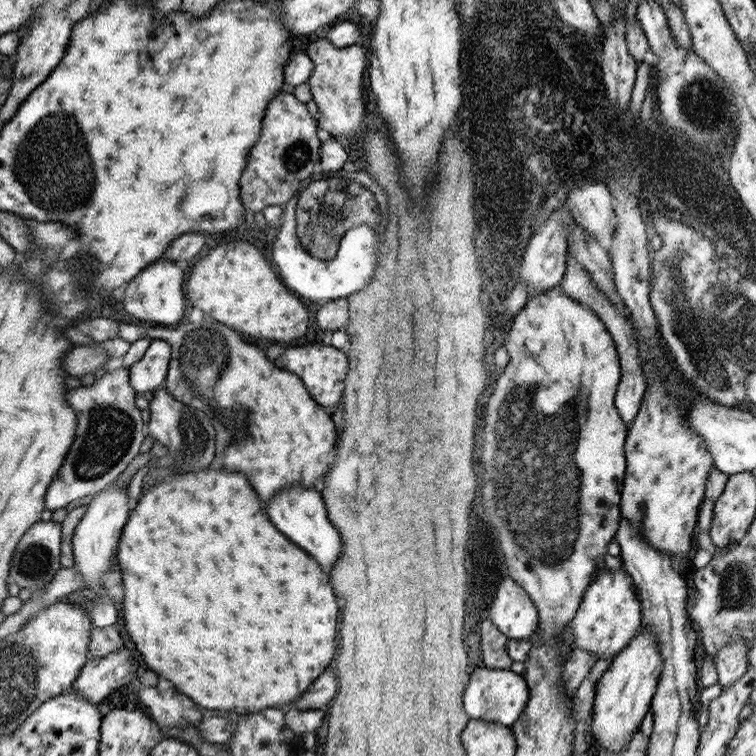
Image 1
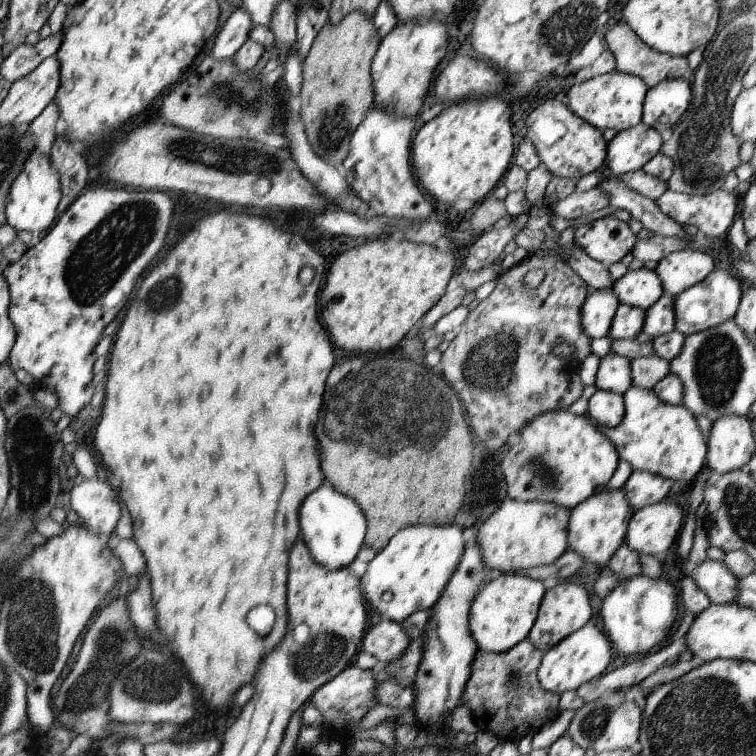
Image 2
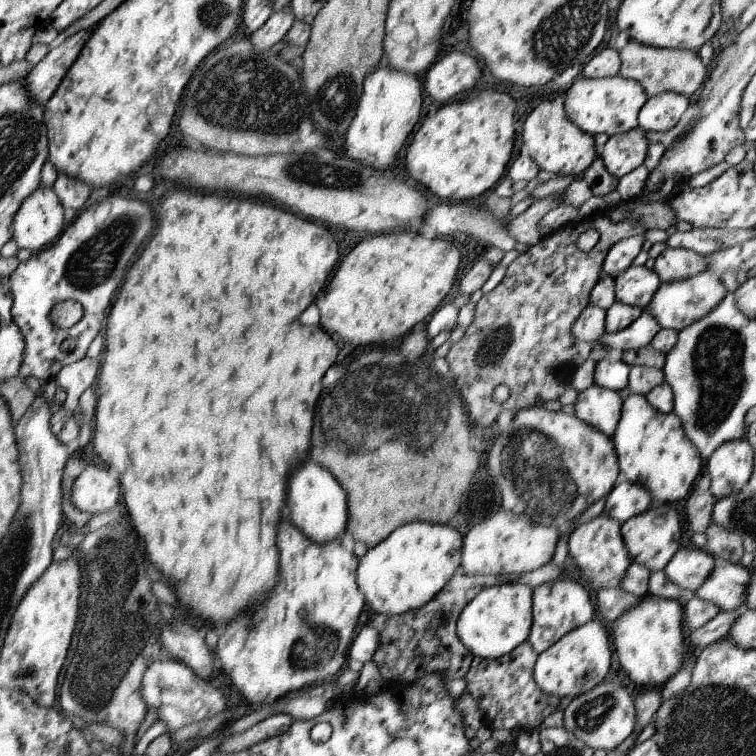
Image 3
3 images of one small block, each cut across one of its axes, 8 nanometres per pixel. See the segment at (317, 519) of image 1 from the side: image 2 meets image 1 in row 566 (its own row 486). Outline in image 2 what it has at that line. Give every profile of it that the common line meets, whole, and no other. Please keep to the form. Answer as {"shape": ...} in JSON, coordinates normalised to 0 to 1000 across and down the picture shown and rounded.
{"shape":[[[429,635],[426,643],[399,667],[397,698],[414,739],[429,753],[440,755],[466,749],[472,733],[478,730],[485,685],[468,660],[444,649],[437,638]]]}

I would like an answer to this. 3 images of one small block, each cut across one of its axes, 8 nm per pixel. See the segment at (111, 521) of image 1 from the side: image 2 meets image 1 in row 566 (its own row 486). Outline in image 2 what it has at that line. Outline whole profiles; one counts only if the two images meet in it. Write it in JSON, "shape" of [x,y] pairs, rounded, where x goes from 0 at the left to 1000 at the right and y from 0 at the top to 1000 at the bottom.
{"shape":[[[130,632],[112,634],[90,651],[90,669],[103,680],[111,697],[143,710],[159,688],[157,656]]]}

